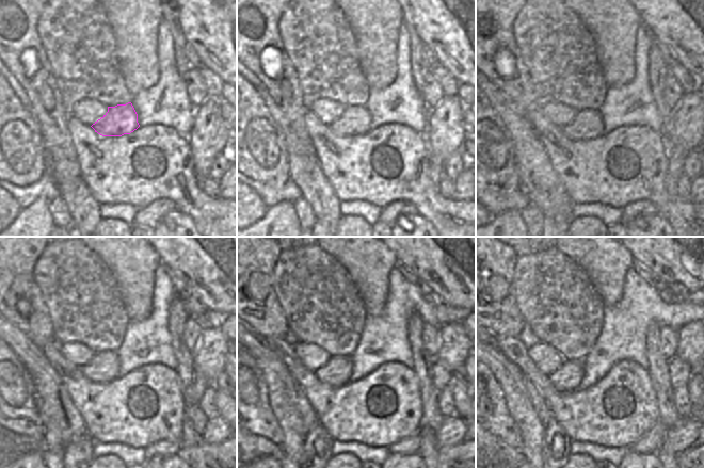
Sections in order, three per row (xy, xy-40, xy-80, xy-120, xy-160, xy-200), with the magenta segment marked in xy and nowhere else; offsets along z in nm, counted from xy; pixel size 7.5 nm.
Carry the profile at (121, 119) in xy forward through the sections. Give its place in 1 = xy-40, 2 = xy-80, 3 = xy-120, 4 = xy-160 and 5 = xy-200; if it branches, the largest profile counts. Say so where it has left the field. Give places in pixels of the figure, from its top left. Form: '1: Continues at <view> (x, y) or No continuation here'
1: Continues at xy-40 (355, 120)
2: Continues at xy-80 (588, 124)
3: Continues at xy-120 (102, 368)
4: Continues at xy-160 (336, 372)
5: Continues at xy-200 (568, 377).

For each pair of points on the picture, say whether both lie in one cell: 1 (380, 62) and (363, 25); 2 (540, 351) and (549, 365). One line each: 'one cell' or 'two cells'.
1: one cell
2: one cell

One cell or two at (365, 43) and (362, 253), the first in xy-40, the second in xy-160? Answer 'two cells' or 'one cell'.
one cell

